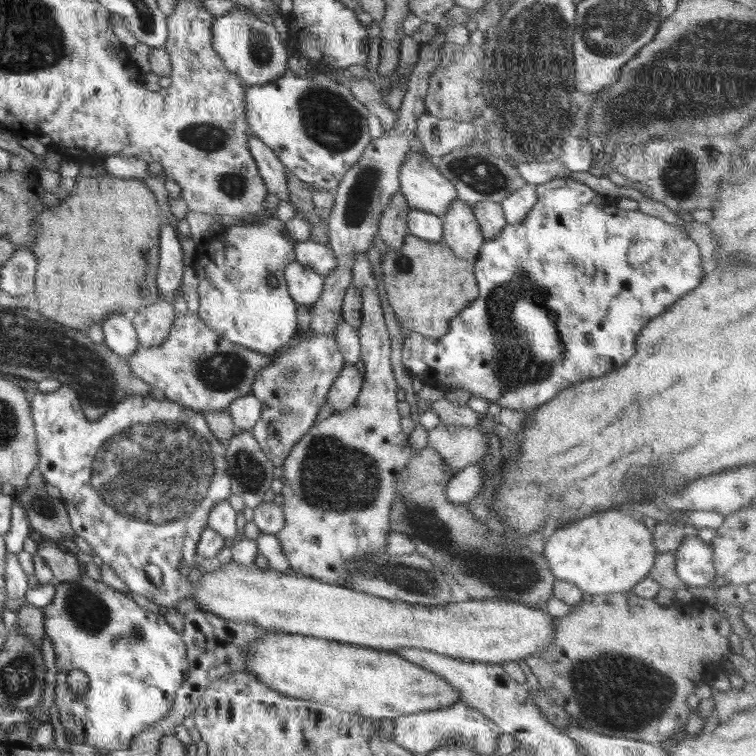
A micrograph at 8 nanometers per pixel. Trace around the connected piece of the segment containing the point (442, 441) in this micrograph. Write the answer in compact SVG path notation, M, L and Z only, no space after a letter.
M440 423L428 433L427 446L435 448L454 472L479 464L489 452L489 436L481 424L466 428Z

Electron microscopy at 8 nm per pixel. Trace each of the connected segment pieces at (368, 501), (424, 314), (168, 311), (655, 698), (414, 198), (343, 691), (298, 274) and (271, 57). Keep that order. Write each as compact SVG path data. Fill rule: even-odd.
M356 253L352 274L351 284L362 294L362 324L358 331L360 356L365 370L363 385L354 406L332 413L312 426L282 463L281 494L284 498L282 507L285 523L282 530L275 534L292 570L332 584L345 582L345 576L351 574L350 566L346 562L363 563L369 554L386 553L387 538L392 532L390 508L397 495L395 480L398 480L399 474L407 467L413 453L408 443L410 436L400 427L402 416L397 407L398 386L391 366L390 337L384 323L373 267L366 254Z
M409 235L400 250L390 250L382 257L384 287L398 324L409 332L420 332L431 339L444 336L450 321L478 299L474 262L456 258L442 242L426 242Z
M163 299L138 309L131 316L140 347L148 348L163 344L176 318L173 304Z
M633 589L624 593L610 593L593 595L592 601L579 603L569 614L562 617L554 617L553 641L547 647L537 653L526 657L526 664L531 668L534 676L547 696L551 698L562 710L566 711L575 724L584 729L595 730L604 735L615 735L626 739L641 741L652 745L659 745L662 741L670 739L684 728L691 714L686 698L694 694L695 688L703 683L711 683L718 675L725 674L722 670L722 662L728 661L731 648L728 636L732 634L732 624L726 617L720 606L710 604L707 600L700 601L693 597L691 602L683 603L675 598L673 603L661 606L655 599L638 596Z
M409 151L399 170L399 192L404 195L410 208L423 210L442 217L449 206L458 199L454 183L450 182L424 155Z
M274 633L272 635L266 635L265 637L259 638L255 642L255 645L247 648L247 651L245 652L245 660L247 660L245 662L245 664L247 664L246 672L255 674L260 682L263 682L272 690L277 690L280 694L284 694L292 698L301 698L305 701L321 701L322 703L326 703L328 706L332 706L332 708L346 711L347 713L352 713L358 718L364 717L366 719L374 718L379 720L388 718L390 720L394 720L396 718L400 718L401 716L418 714L418 712L422 711L442 710L442 708L448 708L448 706L452 706L455 702L461 700L461 694L459 694L459 692L445 678L442 678L438 676L438 674L430 672L429 670L426 670L425 668L422 668L413 662L408 662L408 660L406 660L404 657L401 657L396 652L380 651L376 649L370 649L368 647L333 640L326 640L323 638L290 633Z
M293 261L286 267L284 276L288 294L297 305L310 308L322 295L325 276L316 274L308 266Z
M242 7L215 17L212 21L211 43L224 66L232 74L236 74L245 86L265 85L280 78L284 75L291 55L285 45L284 30L279 27L278 22L268 25L268 22Z

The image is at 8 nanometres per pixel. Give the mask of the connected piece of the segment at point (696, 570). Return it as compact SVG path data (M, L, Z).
M686 536L673 553L677 575L686 587L709 586L717 578L713 548L698 536Z

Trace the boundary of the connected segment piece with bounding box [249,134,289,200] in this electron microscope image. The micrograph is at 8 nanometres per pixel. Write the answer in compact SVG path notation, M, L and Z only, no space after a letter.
M250 134L249 137L249 149L254 157L259 175L265 182L267 192L278 196L280 200L289 200L286 168L274 151L253 134Z

